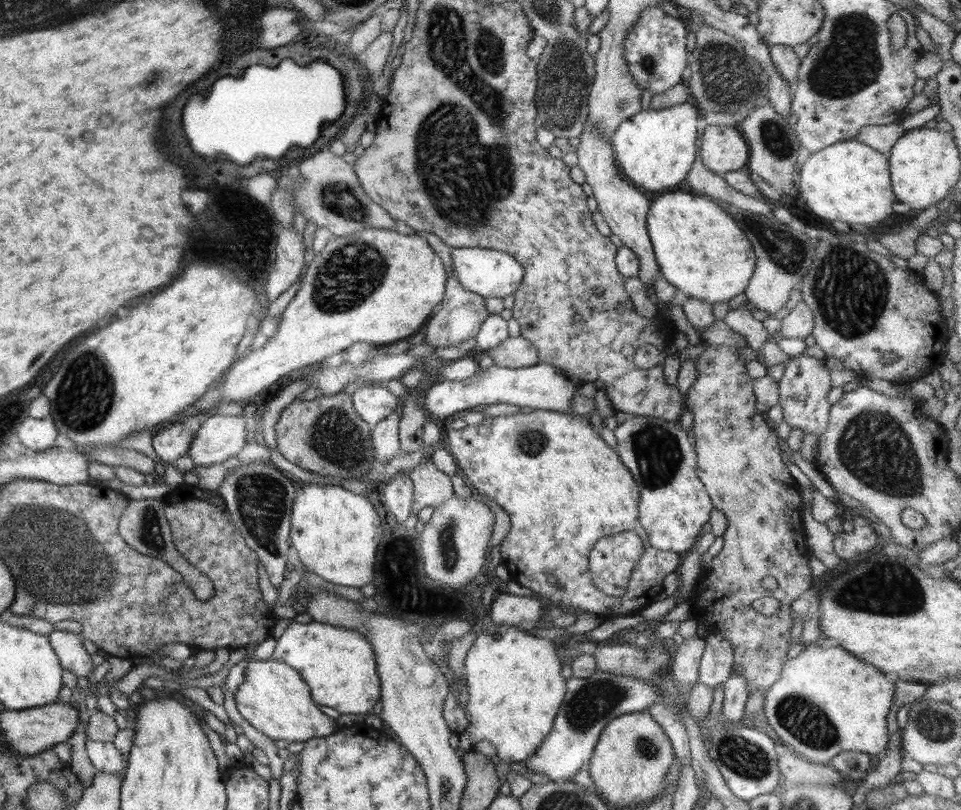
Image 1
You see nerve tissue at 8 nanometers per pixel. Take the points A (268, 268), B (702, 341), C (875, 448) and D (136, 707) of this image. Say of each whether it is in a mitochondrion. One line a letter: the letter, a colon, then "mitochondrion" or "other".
A: other
B: other
C: mitochondrion
D: other

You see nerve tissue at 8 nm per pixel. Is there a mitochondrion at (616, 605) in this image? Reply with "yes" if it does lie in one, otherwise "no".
no

